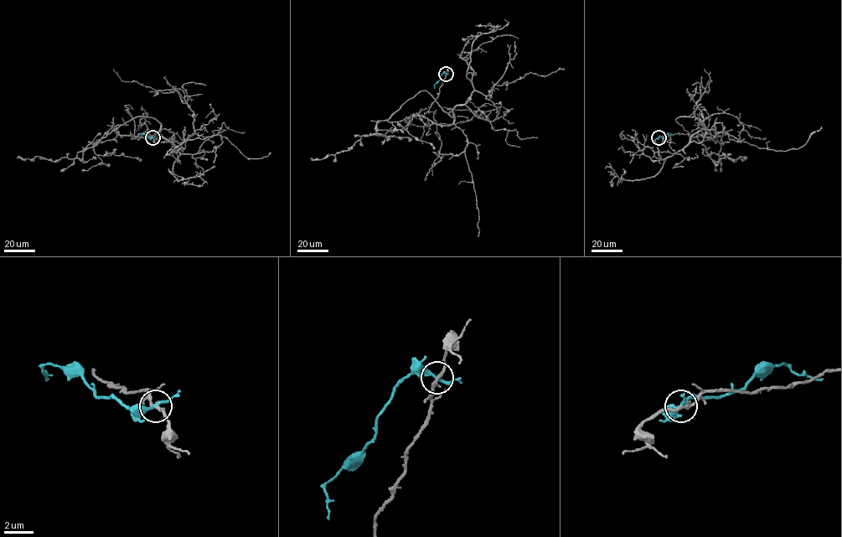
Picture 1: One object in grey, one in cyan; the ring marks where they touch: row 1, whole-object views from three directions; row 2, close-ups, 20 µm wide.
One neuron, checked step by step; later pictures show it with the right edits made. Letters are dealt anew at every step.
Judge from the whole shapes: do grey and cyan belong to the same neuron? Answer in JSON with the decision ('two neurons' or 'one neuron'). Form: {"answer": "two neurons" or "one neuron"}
{"answer": "two neurons"}

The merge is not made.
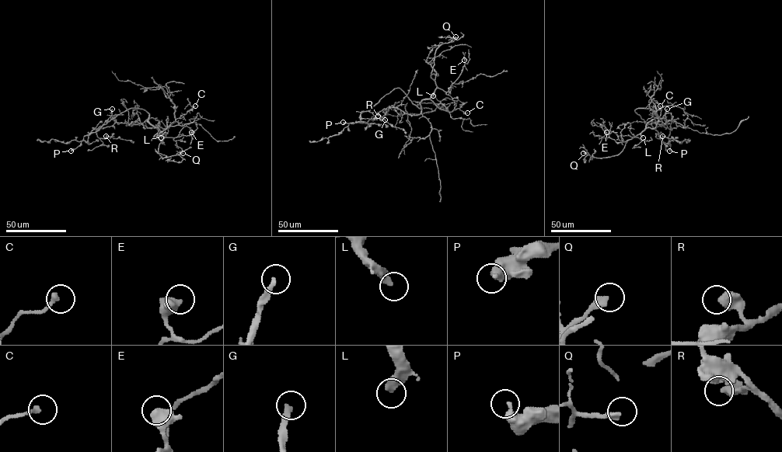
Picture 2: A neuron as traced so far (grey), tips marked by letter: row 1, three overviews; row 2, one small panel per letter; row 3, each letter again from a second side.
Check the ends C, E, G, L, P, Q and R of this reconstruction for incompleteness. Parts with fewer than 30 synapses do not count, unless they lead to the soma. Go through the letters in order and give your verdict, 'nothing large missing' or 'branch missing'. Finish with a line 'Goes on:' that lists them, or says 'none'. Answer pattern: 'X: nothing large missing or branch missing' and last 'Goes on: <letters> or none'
C: nothing large missing
E: nothing large missing
G: branch missing
L: branch missing
P: nothing large missing
Q: branch missing
R: nothing large missing
Goes on: G, L, Q

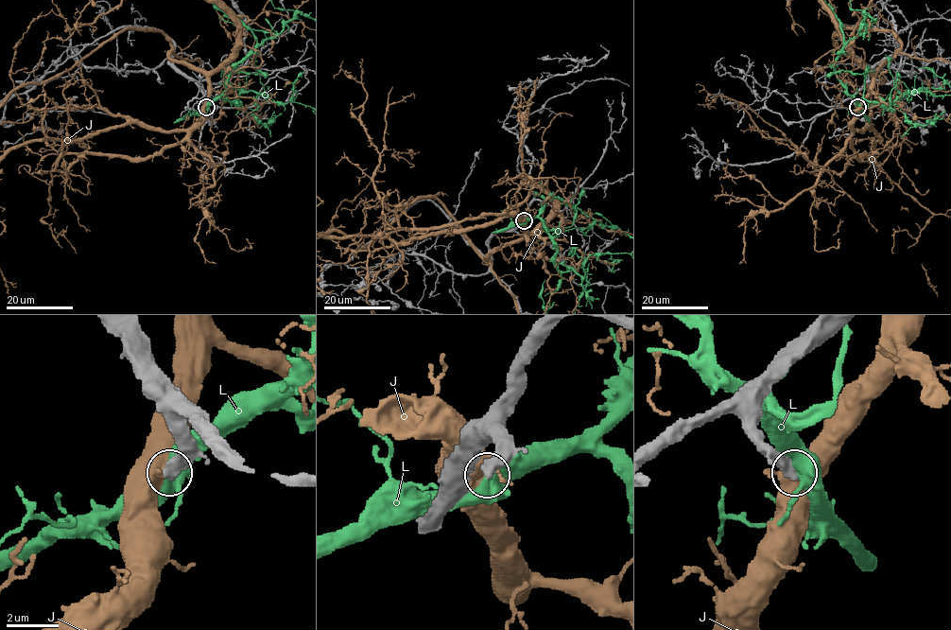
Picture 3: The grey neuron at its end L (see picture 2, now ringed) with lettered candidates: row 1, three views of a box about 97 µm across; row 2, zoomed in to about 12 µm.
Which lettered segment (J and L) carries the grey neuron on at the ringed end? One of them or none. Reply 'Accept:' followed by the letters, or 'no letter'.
Accept: no letter

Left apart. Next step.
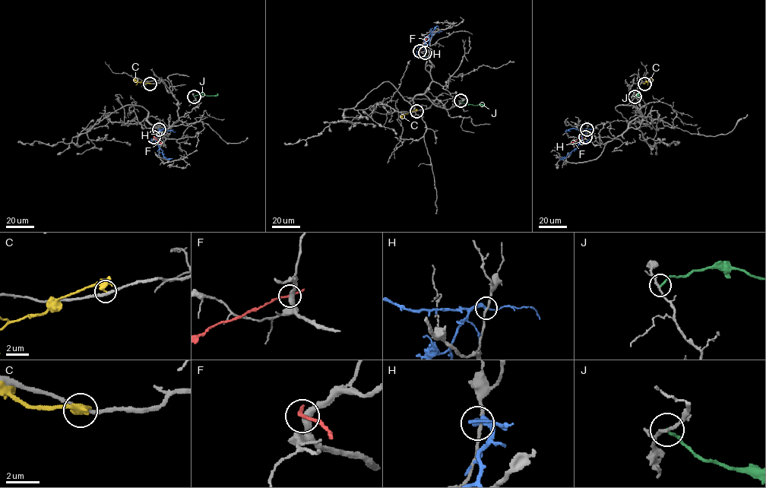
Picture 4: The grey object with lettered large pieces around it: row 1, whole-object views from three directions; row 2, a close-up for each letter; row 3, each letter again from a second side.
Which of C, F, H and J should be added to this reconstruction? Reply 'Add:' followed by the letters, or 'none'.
Add: none

